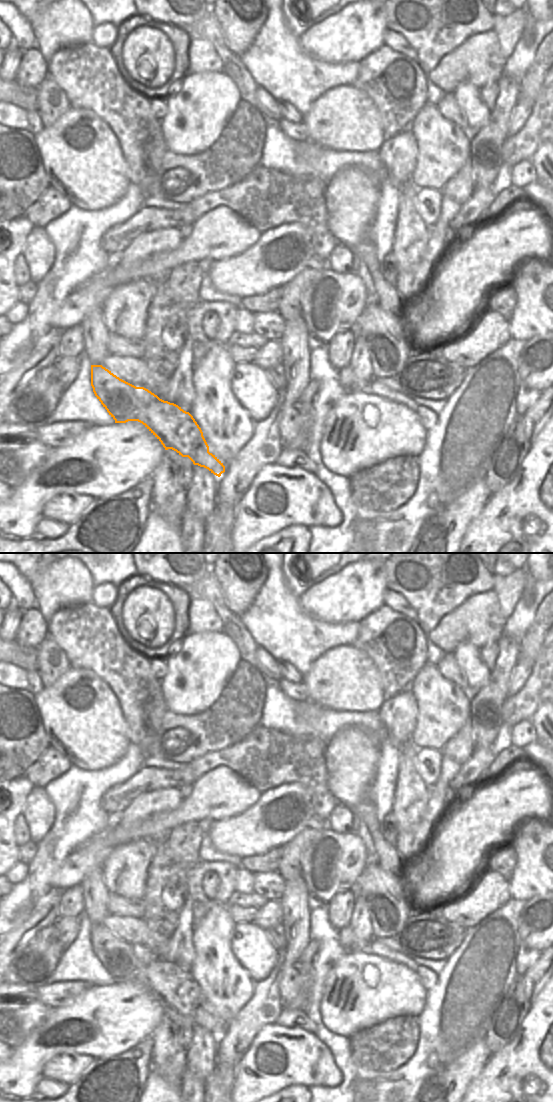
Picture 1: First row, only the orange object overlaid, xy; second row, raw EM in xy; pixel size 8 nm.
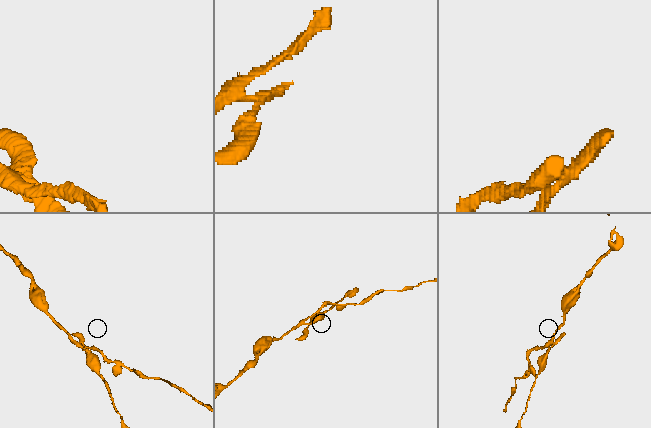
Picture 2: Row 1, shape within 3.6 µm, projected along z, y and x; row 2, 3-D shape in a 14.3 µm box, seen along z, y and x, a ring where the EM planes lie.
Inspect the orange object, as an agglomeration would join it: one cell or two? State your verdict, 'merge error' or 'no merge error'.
no merge error

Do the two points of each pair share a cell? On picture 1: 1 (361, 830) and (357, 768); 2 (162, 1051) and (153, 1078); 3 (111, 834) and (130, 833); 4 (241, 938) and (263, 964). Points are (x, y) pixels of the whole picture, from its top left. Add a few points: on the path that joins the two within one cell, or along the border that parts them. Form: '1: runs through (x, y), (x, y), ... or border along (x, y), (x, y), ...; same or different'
1: border along (352, 808), (368, 830), (373, 841); different
2: border along (153, 1066), (160, 1076), (170, 1084), (175, 1084); different
3: runs through (116, 834), (125, 833); same
4: runs through (247, 944), (256, 953), (258, 958); same

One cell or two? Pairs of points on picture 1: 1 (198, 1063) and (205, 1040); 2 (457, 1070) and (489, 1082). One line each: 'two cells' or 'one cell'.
1: one cell
2: two cells

